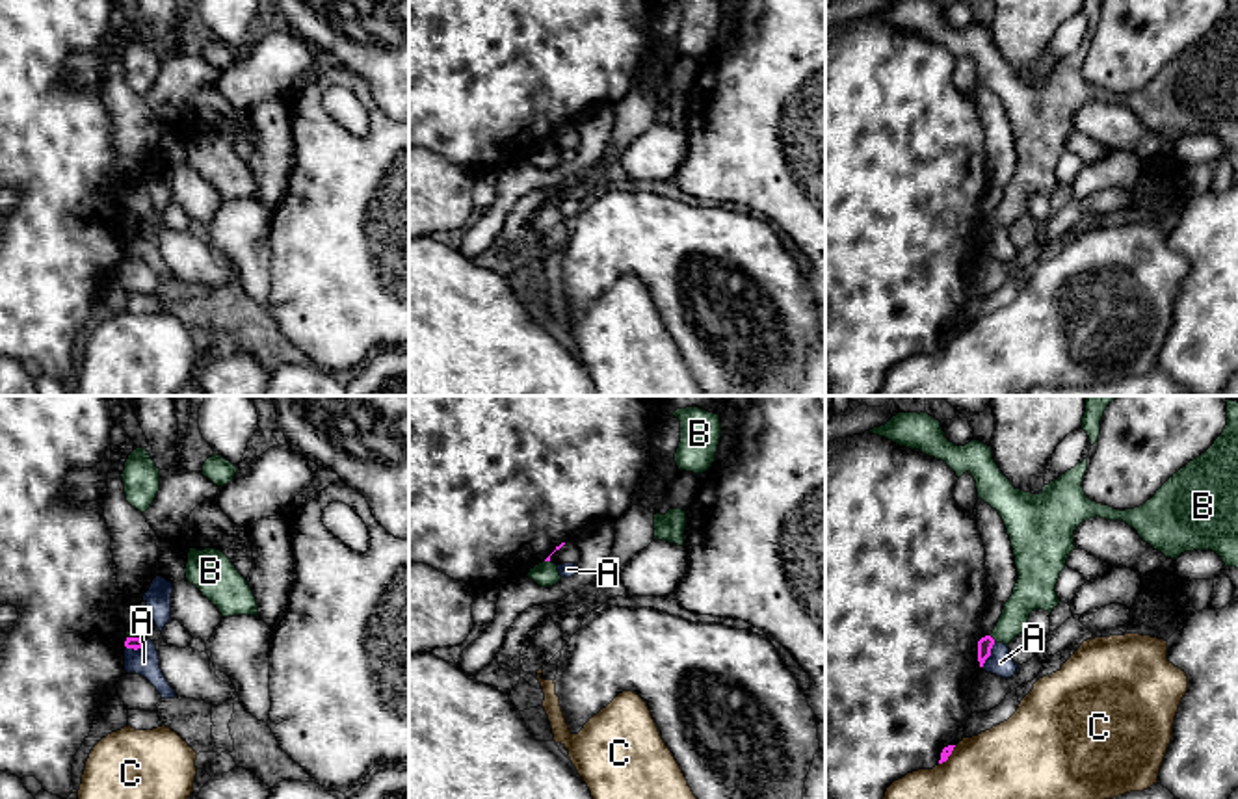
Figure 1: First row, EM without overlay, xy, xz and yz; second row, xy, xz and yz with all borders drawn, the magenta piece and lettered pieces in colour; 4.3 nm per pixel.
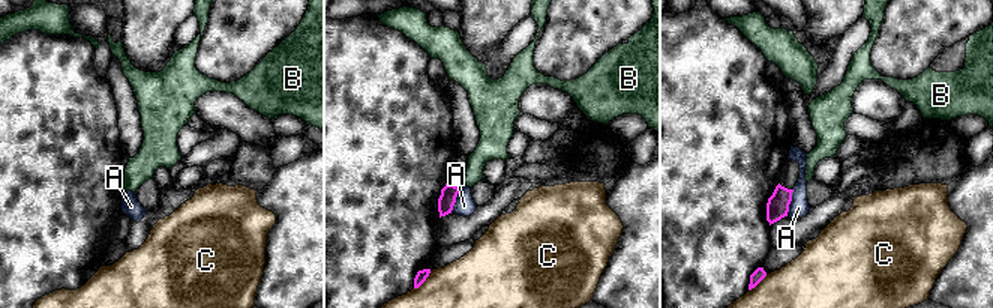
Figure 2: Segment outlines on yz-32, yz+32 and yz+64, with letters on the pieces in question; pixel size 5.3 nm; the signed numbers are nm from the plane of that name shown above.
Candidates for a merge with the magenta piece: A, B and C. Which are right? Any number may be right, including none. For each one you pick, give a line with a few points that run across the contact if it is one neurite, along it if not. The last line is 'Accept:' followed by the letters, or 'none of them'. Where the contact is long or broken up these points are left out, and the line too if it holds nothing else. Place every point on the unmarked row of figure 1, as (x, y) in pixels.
Accept: none of them

